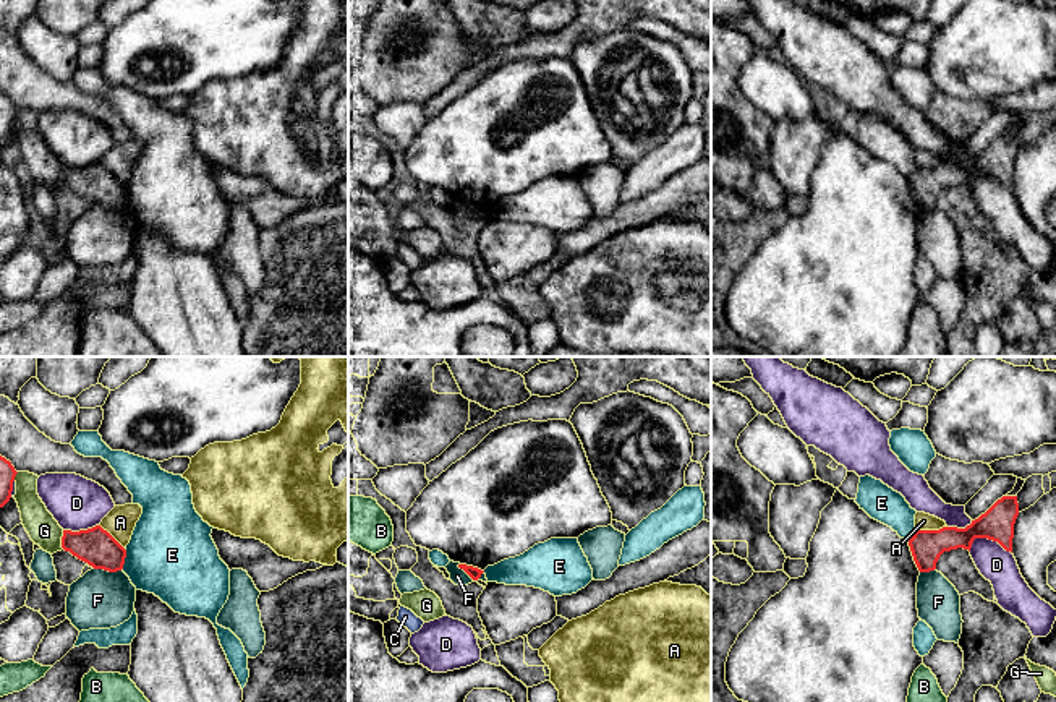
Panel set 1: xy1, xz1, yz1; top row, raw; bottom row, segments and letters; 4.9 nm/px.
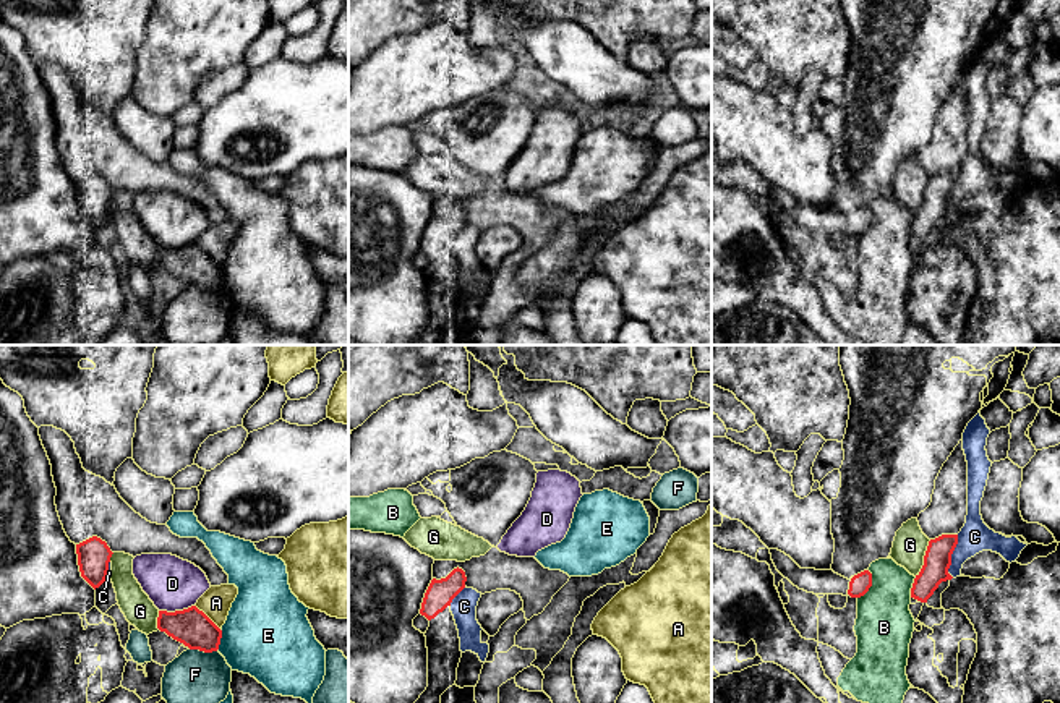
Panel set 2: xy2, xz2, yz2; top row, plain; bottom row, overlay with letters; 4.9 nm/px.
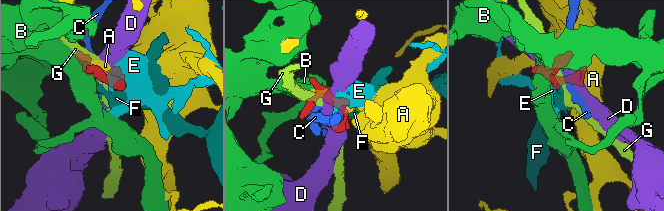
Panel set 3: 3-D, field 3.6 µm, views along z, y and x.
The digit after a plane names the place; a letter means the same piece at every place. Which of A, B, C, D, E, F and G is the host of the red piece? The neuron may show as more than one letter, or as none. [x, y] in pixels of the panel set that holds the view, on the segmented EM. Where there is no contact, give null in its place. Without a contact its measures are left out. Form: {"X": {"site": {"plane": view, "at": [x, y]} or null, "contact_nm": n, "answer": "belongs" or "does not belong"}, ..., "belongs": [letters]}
{"A": {"site": {"plane": "yz1", "at": [932, 530]}, "contact_nm": 150, "answer": "does not belong"}, "B": {"site": {"plane": "yz2", "at": [871, 585]}, "contact_nm": 160, "answer": "does not belong"}, "C": {"site": {"plane": "yz2", "at": [950, 556]}, "contact_nm": 220, "answer": "does not belong"}, "D": {"site": {"plane": "yz1", "at": [988, 539]}, "contact_nm": 220, "answer": "does not belong"}, "E": {"site": {"plane": "xy1", "at": [123, 560]}, "contact_nm": 110, "answer": "does not belong"}, "F": {"site": {"plane": "xz1", "at": [470, 576]}, "contact_nm": 140, "answer": "does not belong"}, "G": {"site": {"plane": "yz2", "at": [924, 558]}, "contact_nm": 200, "answer": "does not belong"}, "belongs": []}

